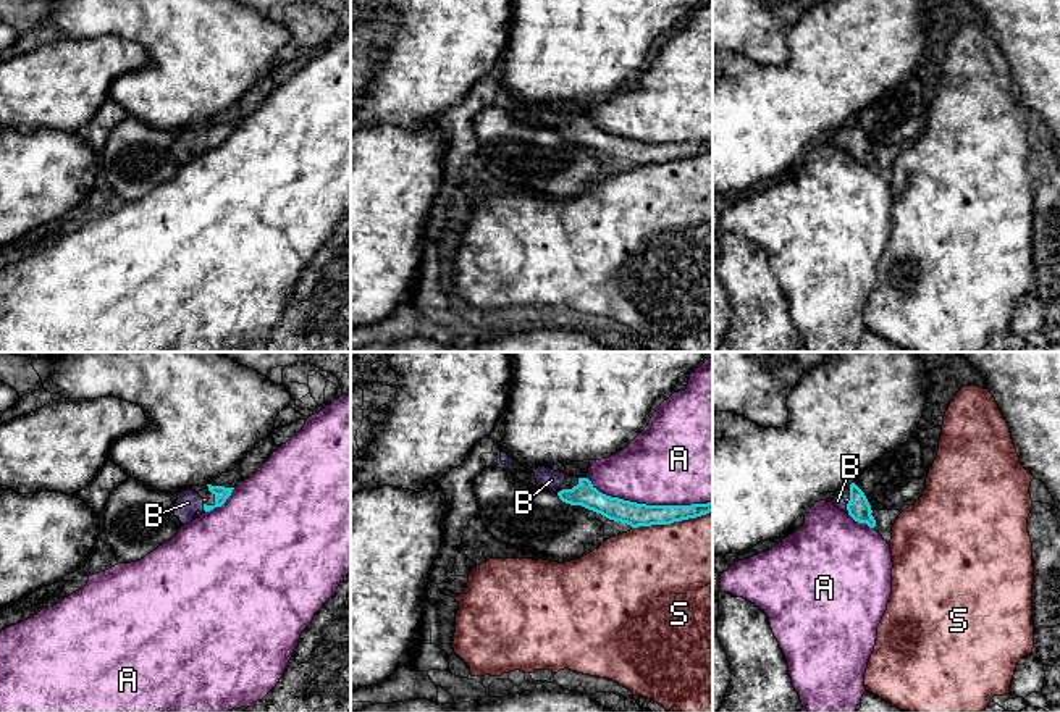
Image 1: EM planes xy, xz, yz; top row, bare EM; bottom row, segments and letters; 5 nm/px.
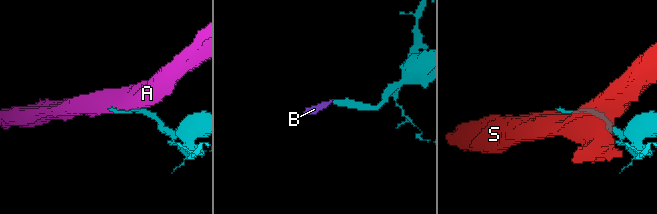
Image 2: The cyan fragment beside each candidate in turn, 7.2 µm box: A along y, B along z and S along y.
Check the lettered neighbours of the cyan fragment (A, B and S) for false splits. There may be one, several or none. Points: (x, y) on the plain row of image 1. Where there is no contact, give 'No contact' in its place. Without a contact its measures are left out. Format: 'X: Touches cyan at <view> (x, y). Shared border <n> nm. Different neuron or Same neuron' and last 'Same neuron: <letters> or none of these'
A: Touches cyan at xz (648, 144). Shared border 650 nm. Different neuron
B: Touches cyan at xy (204, 146). Shared border 30 nm. Same neuron
S: Touches cyan at xz (671, 160). Shared border 400 nm. Different neuron
Same neuron: B

